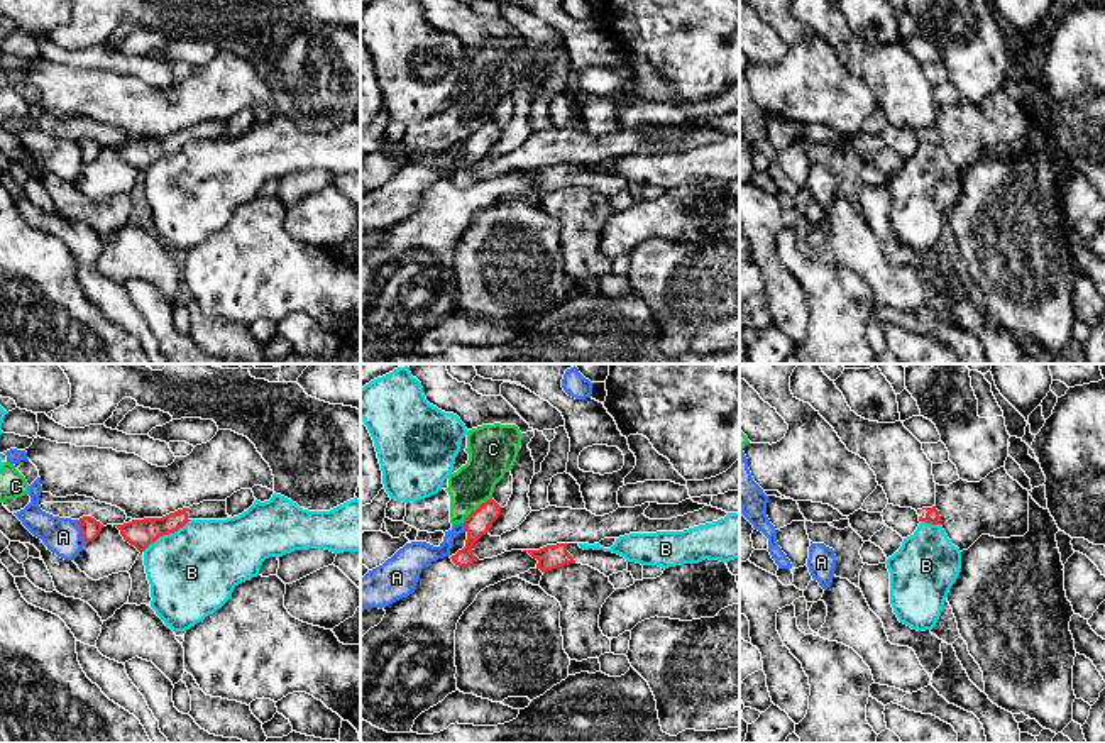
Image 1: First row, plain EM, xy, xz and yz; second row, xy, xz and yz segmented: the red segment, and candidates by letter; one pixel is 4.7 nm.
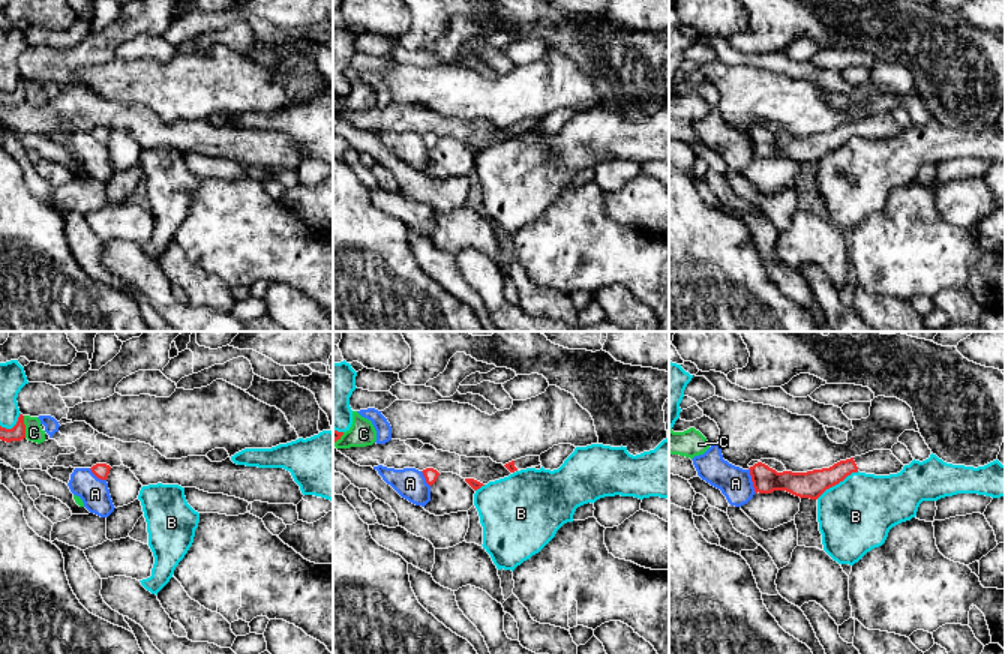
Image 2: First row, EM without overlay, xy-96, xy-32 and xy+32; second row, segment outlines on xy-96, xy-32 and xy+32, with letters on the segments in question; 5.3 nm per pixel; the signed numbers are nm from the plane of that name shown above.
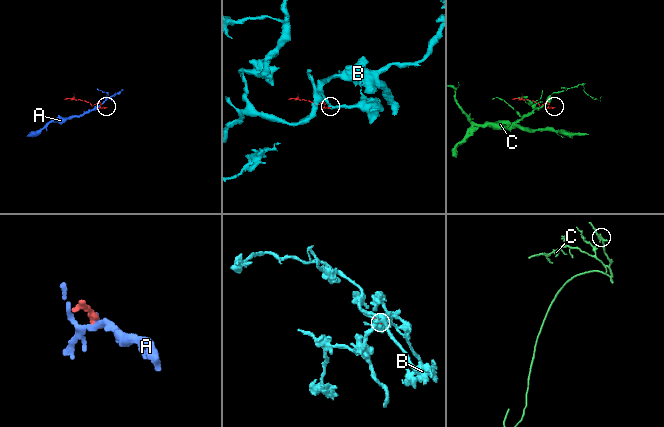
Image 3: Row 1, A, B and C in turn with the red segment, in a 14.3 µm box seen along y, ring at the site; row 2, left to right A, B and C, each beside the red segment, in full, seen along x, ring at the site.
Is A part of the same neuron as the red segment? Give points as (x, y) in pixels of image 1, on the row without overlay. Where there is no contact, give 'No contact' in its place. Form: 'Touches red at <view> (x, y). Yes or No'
Touches red at xy (82, 153). No

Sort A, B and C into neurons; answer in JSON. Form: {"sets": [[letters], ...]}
{"sets": [["A"], ["B"], ["C"]]}

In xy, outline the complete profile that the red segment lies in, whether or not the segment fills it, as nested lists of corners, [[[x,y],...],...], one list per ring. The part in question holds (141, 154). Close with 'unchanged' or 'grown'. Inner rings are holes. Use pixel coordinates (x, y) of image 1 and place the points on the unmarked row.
[[[203,122],[190,129],[178,130],[162,139],[132,140],[124,146],[113,146],[120,151],[125,162],[144,173],[159,157],[183,149],[190,140],[227,140],[227,122]]]; grown

